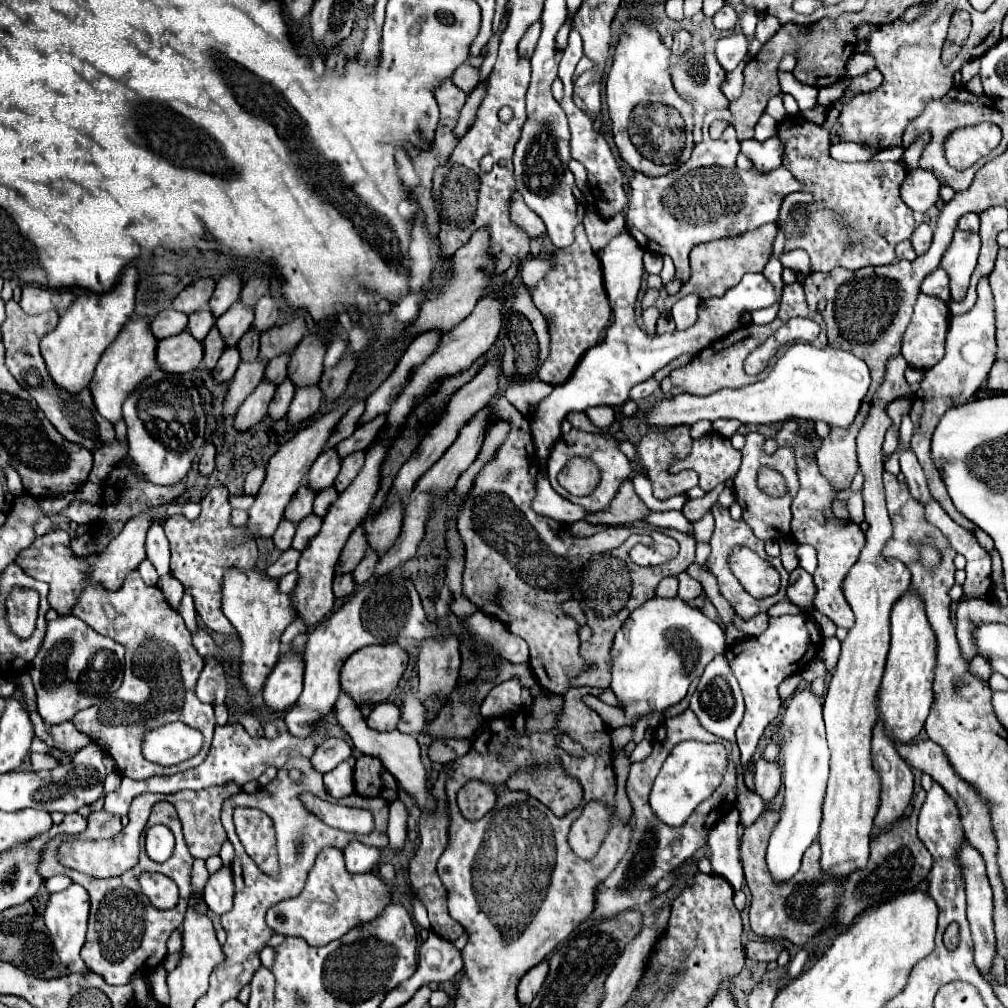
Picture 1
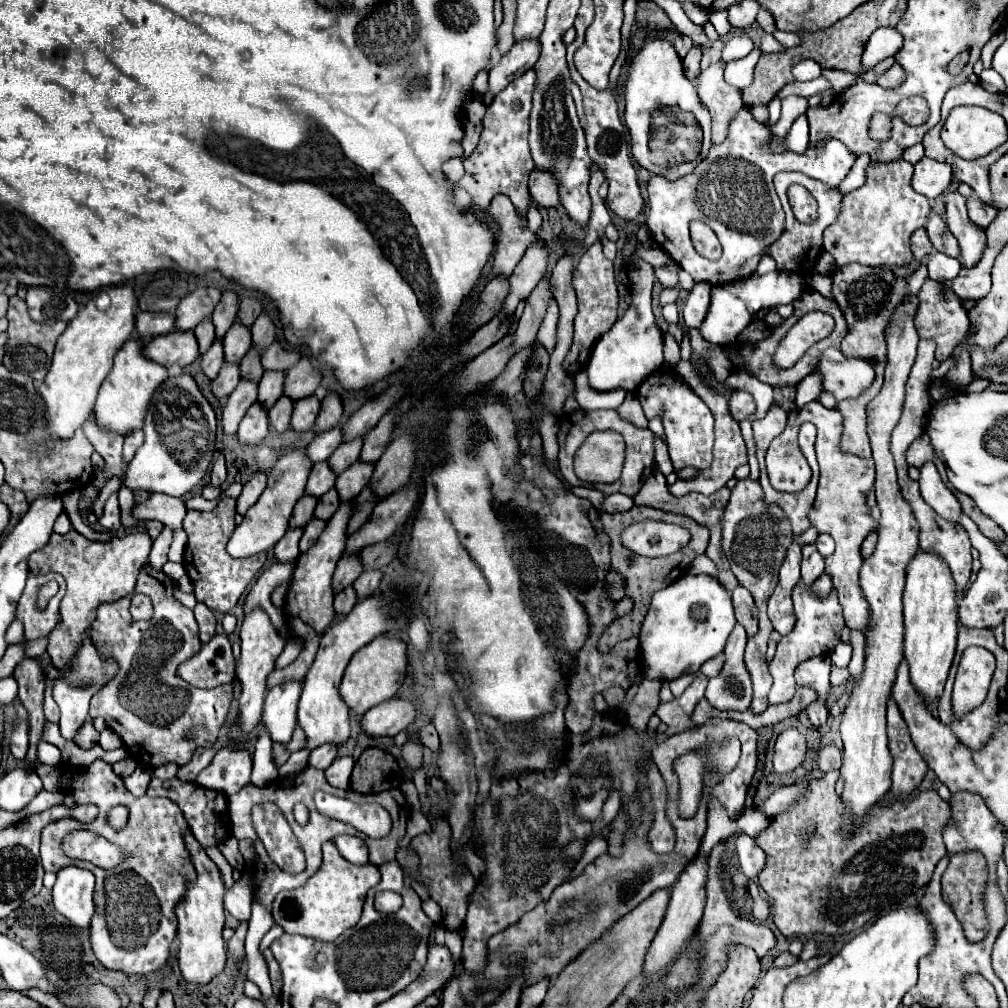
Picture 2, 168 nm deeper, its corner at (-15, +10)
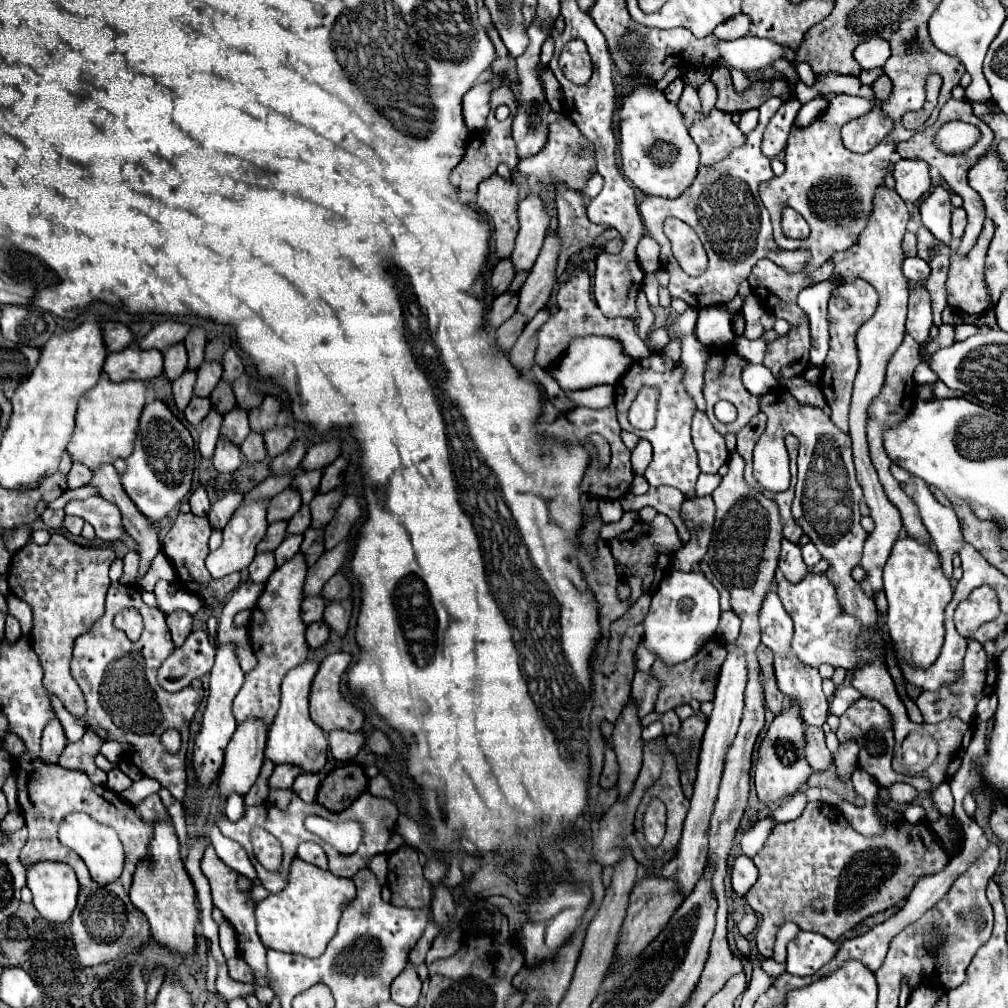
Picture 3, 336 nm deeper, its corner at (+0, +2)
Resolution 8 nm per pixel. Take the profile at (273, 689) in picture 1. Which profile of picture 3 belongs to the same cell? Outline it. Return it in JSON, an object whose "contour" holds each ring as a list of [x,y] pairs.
{"contour":[[[247,720],[237,726],[225,748],[225,762],[219,774],[219,796],[227,800],[231,794],[245,796],[255,784],[263,766],[263,750],[267,742],[267,726],[259,720]]]}

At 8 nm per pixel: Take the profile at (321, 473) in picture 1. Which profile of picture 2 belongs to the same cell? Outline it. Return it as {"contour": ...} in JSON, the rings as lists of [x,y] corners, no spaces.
{"contour":[[[324,460],[320,464],[314,464],[314,468],[310,472],[310,478],[308,478],[308,484],[306,484],[306,494],[312,494],[312,496],[320,498],[324,492],[334,488],[336,478],[338,476],[332,474],[332,468],[330,468],[328,460]]]}

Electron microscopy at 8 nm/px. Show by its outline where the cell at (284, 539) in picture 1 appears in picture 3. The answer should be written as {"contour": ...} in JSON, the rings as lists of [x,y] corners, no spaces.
{"contour":[[[263,552],[263,554],[257,554],[253,558],[253,562],[249,564],[249,578],[255,584],[265,584],[273,570],[275,570],[275,556],[273,556],[273,552]]]}

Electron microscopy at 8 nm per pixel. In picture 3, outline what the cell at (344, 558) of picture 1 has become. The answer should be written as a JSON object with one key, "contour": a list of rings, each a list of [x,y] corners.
{"contour":[[[313,596],[313,598],[305,598],[301,604],[301,620],[303,624],[313,624],[317,620],[321,620],[325,610],[325,600],[321,596]]]}

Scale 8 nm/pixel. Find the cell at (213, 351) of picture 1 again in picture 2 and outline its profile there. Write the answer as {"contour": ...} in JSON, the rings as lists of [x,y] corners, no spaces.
{"contour":[[[214,340],[212,348],[200,360],[202,360],[200,364],[202,364],[204,374],[214,380],[216,374],[220,372],[220,368],[222,368],[222,364],[224,364],[224,346],[222,346],[222,340]]]}

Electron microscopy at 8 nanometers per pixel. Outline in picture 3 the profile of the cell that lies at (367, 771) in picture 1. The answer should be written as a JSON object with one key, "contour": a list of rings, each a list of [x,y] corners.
{"contour":[[[345,764],[333,768],[321,782],[317,792],[317,804],[325,806],[329,812],[341,812],[351,806],[351,802],[367,790],[367,776],[359,764]]]}

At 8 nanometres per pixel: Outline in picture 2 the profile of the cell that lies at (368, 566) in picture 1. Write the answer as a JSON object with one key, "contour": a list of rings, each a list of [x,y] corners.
{"contour":[[[364,570],[358,580],[354,582],[354,590],[356,594],[362,598],[362,596],[370,596],[378,590],[378,584],[382,580],[382,572],[380,570]]]}

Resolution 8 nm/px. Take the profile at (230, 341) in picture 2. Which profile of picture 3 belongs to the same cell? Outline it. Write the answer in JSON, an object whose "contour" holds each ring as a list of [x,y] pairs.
{"contour":[[[203,362],[201,368],[197,370],[197,382],[195,382],[195,396],[207,398],[211,390],[217,386],[221,380],[221,364],[219,362]]]}

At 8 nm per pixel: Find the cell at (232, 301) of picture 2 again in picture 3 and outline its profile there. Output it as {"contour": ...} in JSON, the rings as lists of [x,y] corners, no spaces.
{"contour":[[[201,328],[193,330],[185,338],[185,348],[187,348],[187,370],[197,370],[203,362],[203,350],[205,350],[205,332]]]}

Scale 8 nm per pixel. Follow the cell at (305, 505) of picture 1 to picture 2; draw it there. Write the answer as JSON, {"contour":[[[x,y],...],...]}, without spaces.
{"contour":[[[302,496],[294,506],[290,526],[292,528],[294,526],[306,526],[314,516],[314,508],[316,508],[316,500],[312,500],[312,496]]]}

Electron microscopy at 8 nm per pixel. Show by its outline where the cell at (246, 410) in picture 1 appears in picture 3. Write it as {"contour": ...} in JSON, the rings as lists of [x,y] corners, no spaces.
{"contour":[[[219,438],[215,454],[213,454],[213,466],[215,466],[215,470],[221,472],[221,474],[235,472],[241,466],[241,460],[243,460],[243,456],[239,452],[239,446],[231,444],[229,440]]]}

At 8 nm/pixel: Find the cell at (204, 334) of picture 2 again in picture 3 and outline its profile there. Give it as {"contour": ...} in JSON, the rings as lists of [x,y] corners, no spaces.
{"contour":[[[173,344],[163,352],[163,370],[169,380],[179,378],[187,368],[187,352],[183,344]]]}

